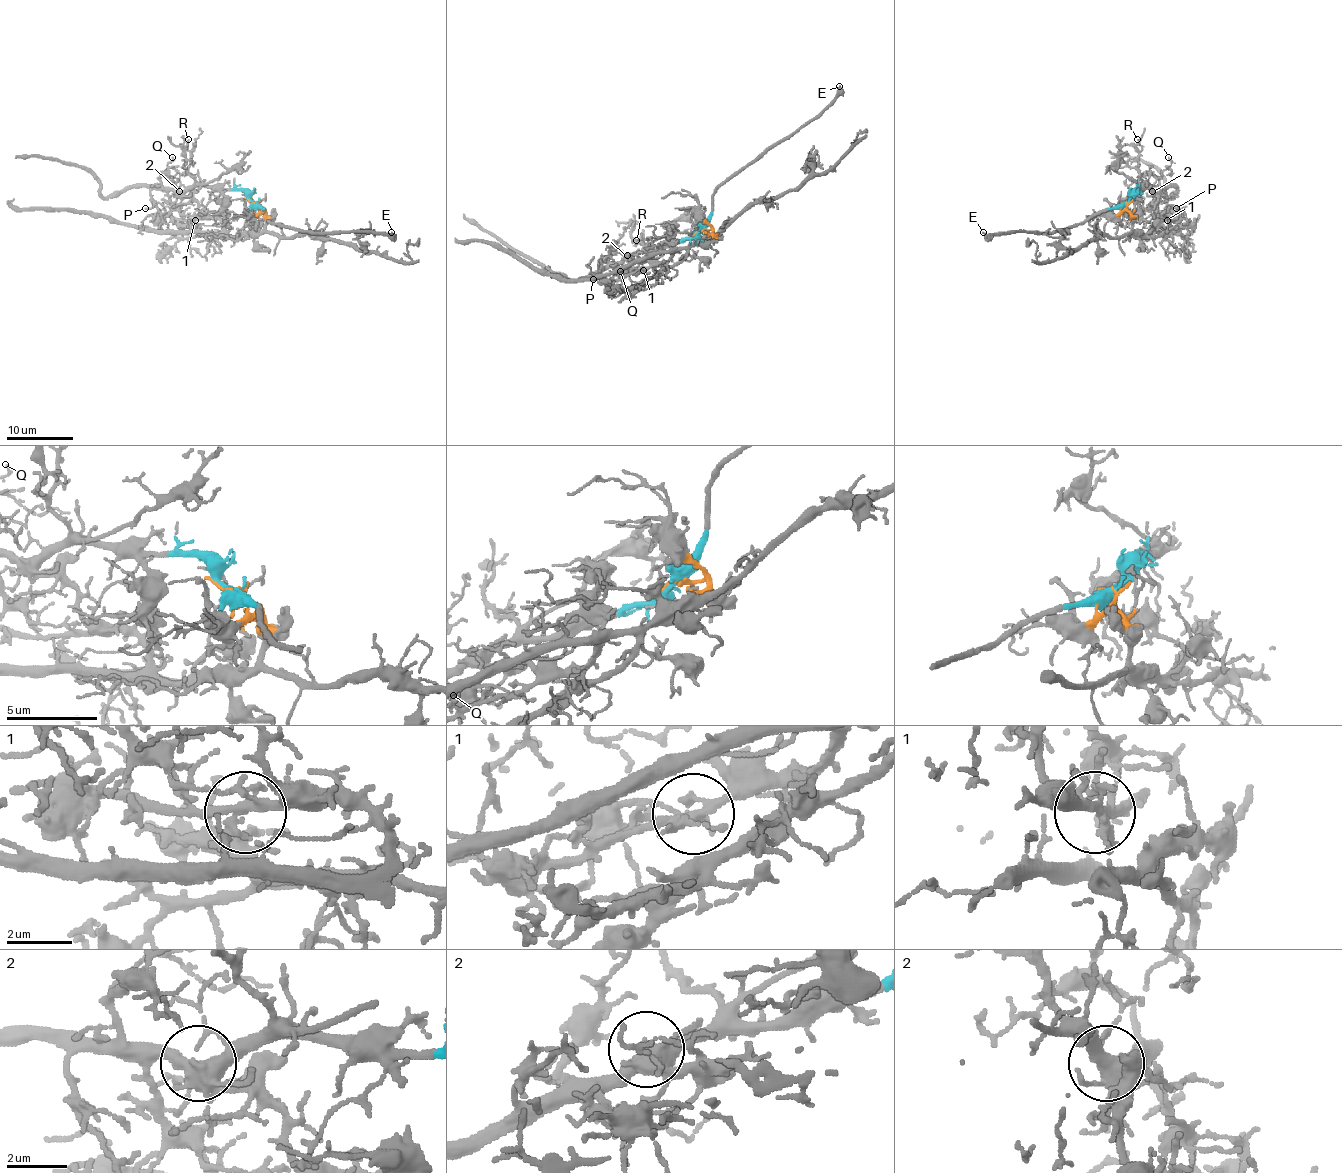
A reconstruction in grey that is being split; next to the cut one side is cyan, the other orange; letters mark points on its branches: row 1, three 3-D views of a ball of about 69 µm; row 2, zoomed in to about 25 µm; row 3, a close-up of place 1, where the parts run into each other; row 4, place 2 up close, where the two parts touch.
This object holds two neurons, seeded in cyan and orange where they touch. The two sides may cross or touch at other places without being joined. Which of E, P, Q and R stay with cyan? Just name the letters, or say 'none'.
E, Q, R

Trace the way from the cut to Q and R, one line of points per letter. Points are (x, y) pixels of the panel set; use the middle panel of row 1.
Q: (698, 232), (608, 262), (615, 273), (620, 272)
R: (698, 232), (688, 238), (662, 243), (653, 250), (638, 242), (635, 245), (637, 240)

